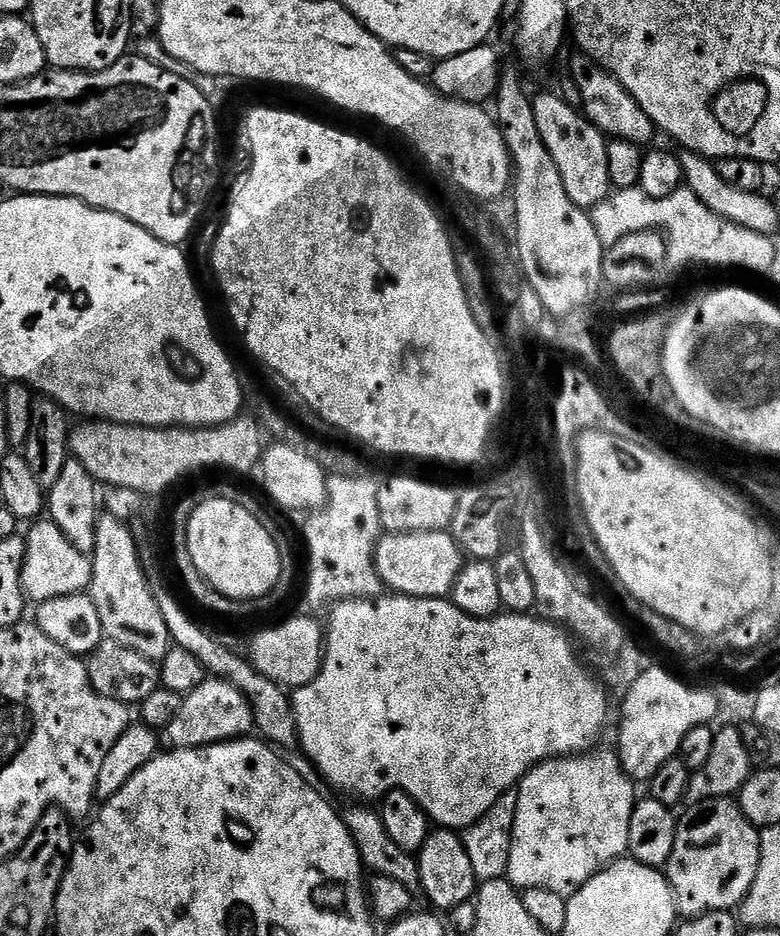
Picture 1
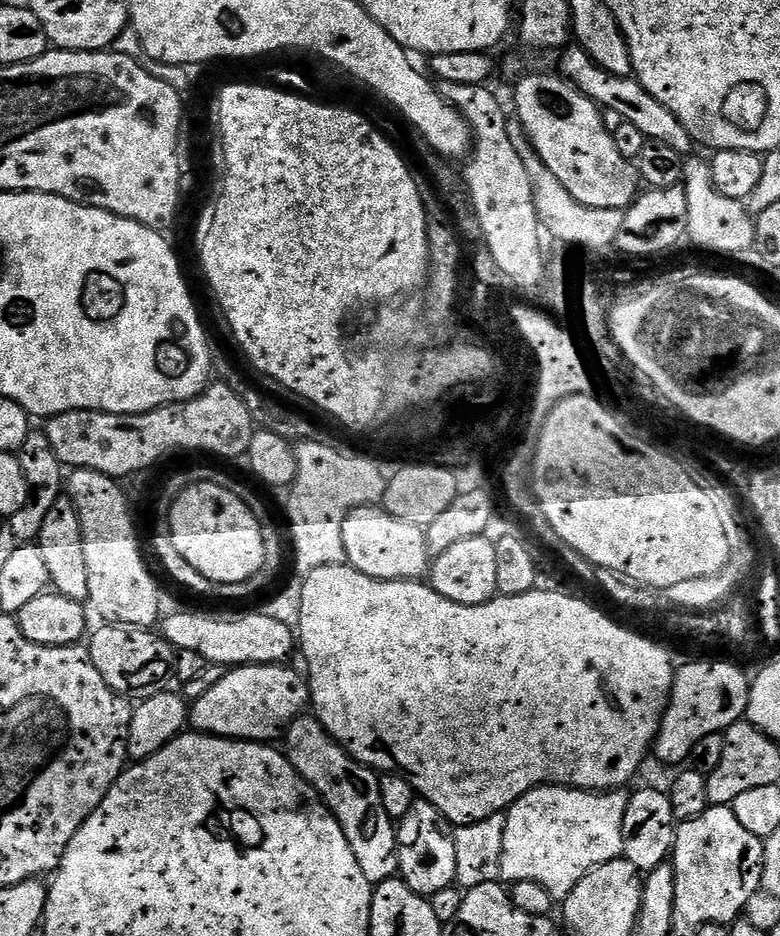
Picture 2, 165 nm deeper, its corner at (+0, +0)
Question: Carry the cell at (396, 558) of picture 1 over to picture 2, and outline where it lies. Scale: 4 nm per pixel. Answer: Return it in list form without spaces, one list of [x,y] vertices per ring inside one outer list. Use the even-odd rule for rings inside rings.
[[[383,507],[359,508],[348,515],[343,527],[347,563],[362,574],[379,580],[414,580],[427,577],[430,572],[428,533],[421,525],[402,522]]]

